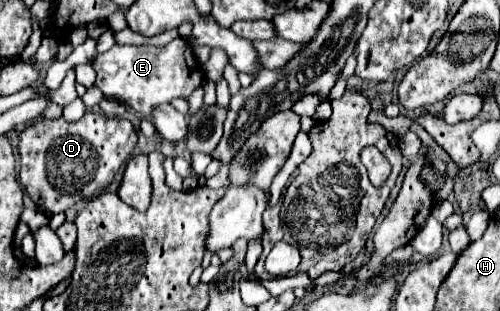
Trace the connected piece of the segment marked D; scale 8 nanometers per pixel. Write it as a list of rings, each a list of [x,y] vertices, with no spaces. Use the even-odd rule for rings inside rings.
[[[87,112],[77,122],[37,120],[21,132],[19,180],[31,200],[47,214],[59,214],[77,202],[91,198],[99,188],[107,188],[115,172],[137,146],[137,132],[125,118],[107,118],[105,114]]]

